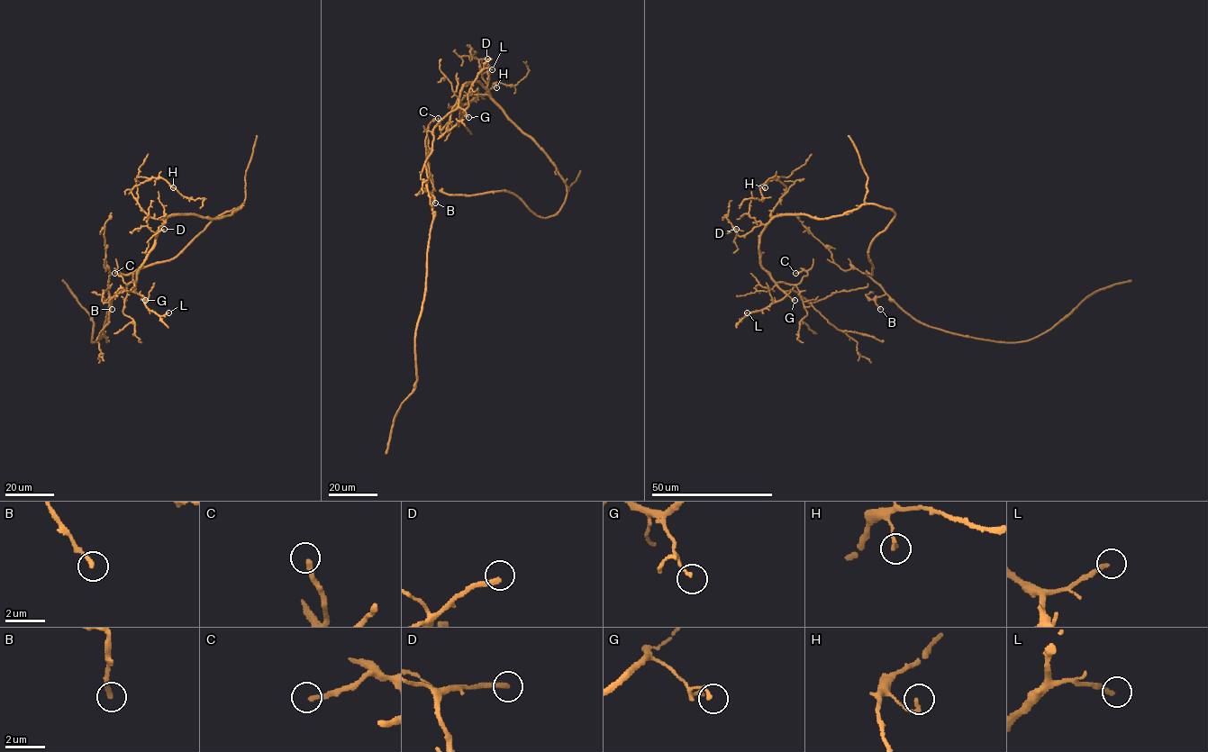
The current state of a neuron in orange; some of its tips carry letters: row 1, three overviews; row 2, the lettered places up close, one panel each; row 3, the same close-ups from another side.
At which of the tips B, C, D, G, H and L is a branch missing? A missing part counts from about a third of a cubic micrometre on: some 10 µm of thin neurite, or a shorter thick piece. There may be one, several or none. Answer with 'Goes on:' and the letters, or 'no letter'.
Goes on: B

